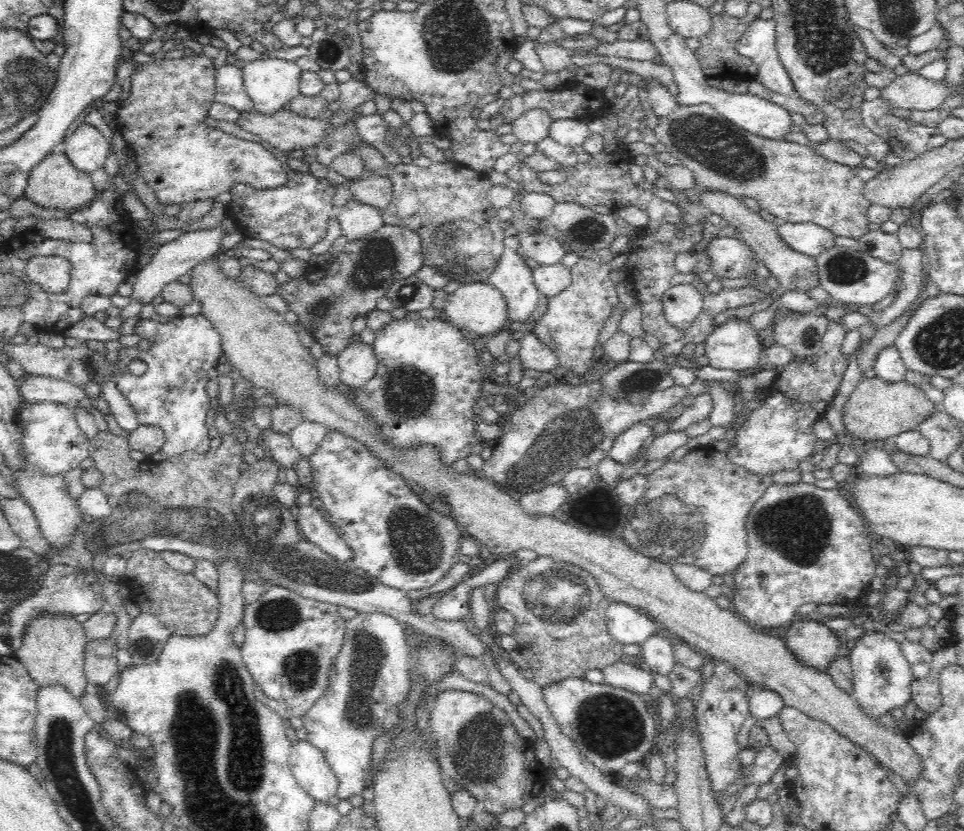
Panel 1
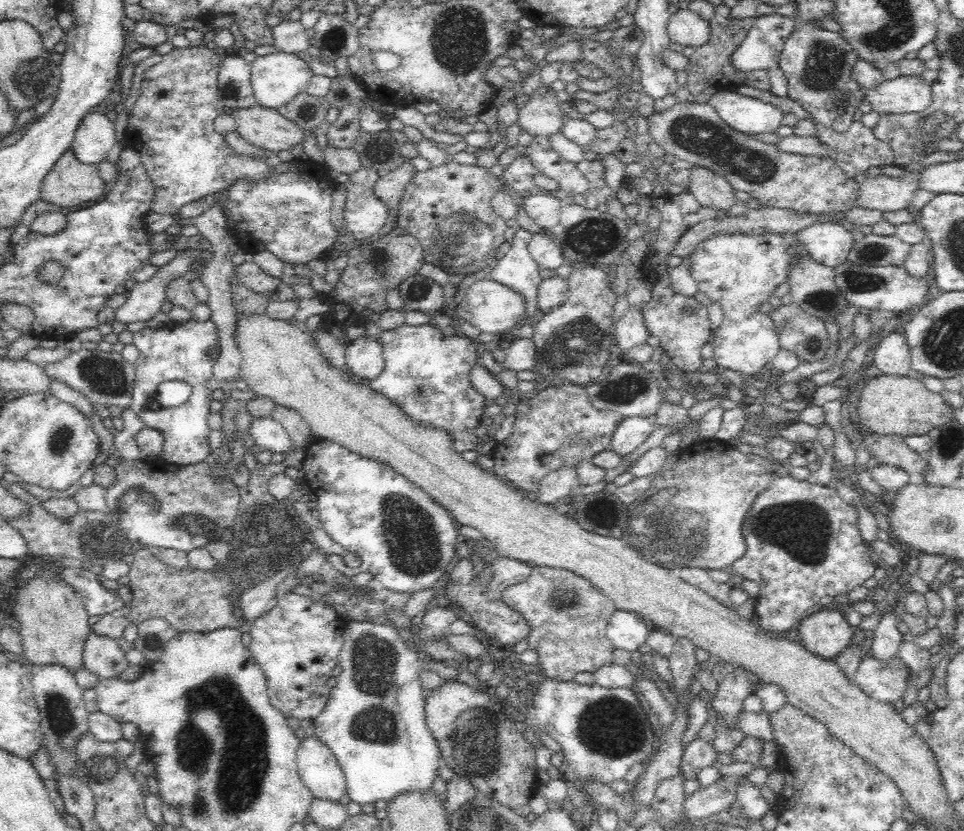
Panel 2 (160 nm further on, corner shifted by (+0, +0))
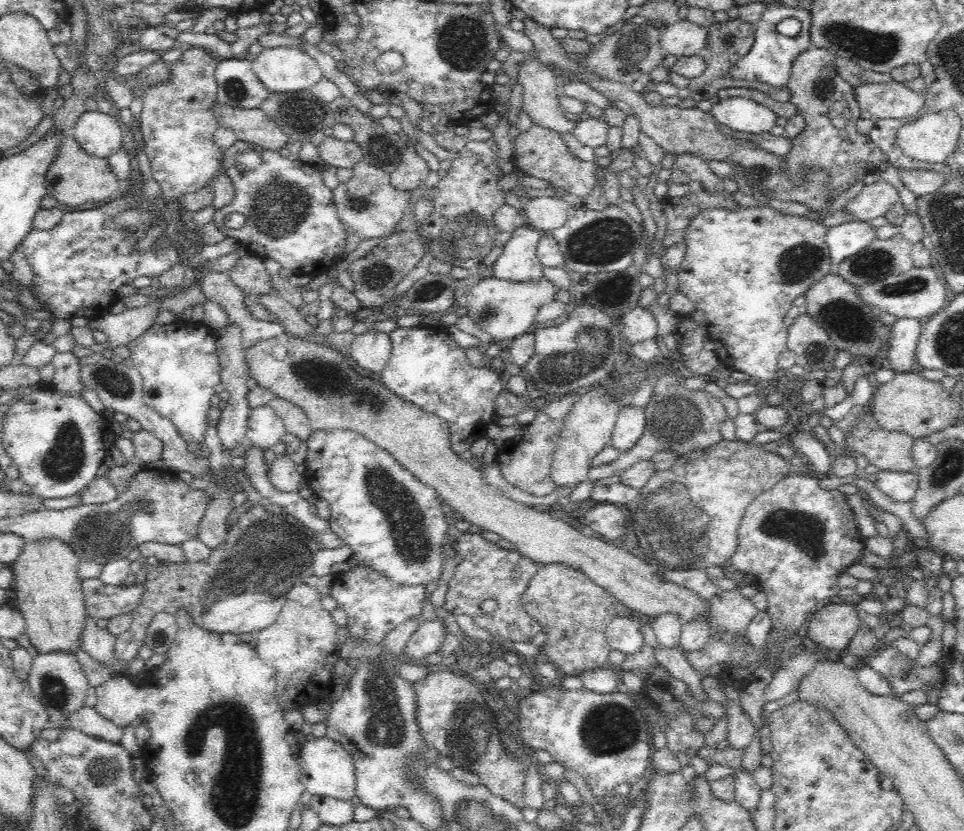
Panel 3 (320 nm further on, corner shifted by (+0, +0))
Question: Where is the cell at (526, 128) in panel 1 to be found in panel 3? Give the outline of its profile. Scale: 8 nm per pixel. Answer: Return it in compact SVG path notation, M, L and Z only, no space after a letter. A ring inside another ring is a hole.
M537 56L518 65L518 84L522 87L522 107L528 111L530 120L560 134L572 133L578 121L566 119L559 106L558 77Z

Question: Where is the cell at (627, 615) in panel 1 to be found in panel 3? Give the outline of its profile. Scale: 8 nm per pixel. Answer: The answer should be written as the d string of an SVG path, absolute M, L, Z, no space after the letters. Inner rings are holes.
M614 617L606 627L606 639L613 650L630 655L638 652L644 644L640 621L627 617Z

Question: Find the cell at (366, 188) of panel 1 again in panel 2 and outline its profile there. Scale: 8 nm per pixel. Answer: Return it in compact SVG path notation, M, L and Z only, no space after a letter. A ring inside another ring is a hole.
M402 162L398 168L382 174L380 180L376 183L374 192L388 206L391 214L389 223L386 223L386 226L381 228L380 236L387 235L392 230L392 227L395 226L394 220L399 202L403 197L406 187L412 183L414 176L417 175L418 170L416 166L412 165L411 162Z

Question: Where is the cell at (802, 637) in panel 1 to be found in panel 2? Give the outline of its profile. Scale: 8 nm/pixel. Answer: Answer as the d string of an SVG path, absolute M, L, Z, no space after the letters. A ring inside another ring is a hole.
M816 609L812 612L798 626L801 645L824 659L838 657L855 642L855 631L846 621L845 612L838 609Z

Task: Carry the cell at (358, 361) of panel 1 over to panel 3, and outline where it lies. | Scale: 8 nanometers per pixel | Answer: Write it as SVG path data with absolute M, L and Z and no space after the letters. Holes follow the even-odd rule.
M370 329L356 335L347 355L366 373L382 372L392 352L391 336L388 333Z

